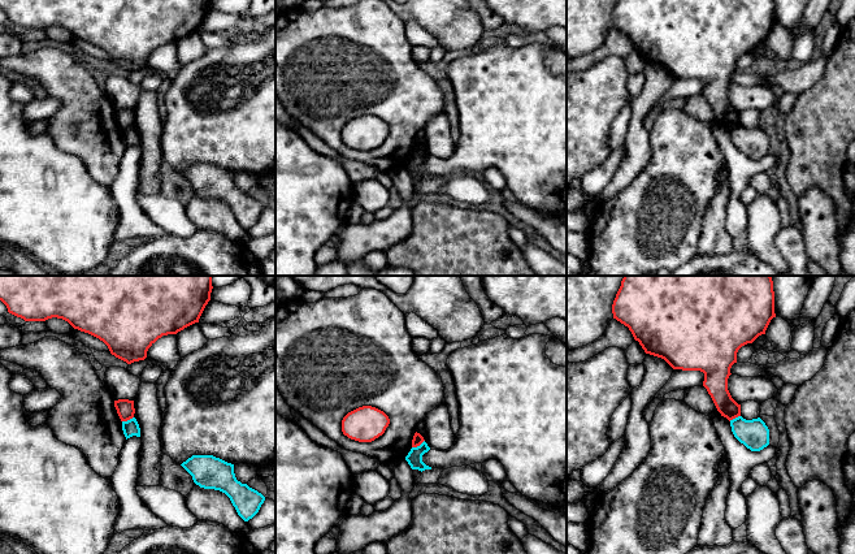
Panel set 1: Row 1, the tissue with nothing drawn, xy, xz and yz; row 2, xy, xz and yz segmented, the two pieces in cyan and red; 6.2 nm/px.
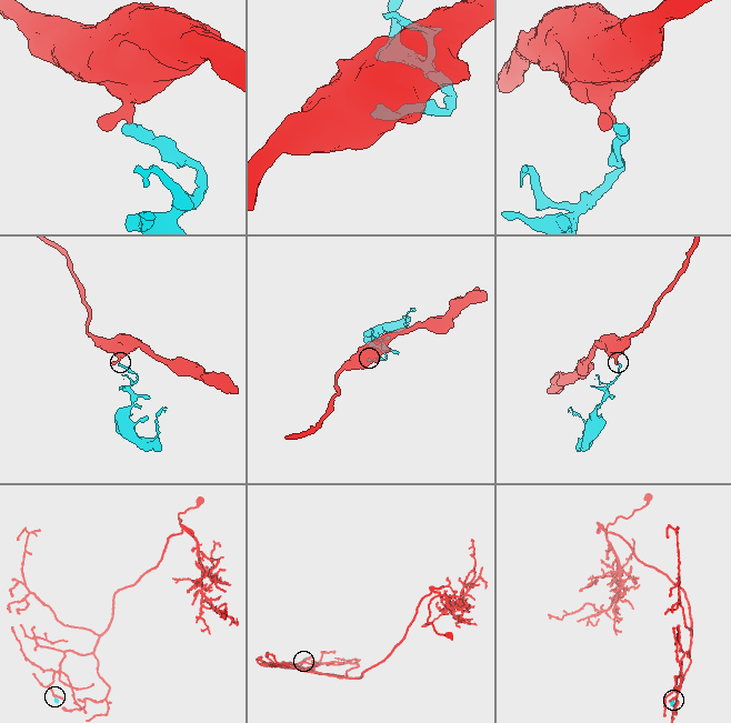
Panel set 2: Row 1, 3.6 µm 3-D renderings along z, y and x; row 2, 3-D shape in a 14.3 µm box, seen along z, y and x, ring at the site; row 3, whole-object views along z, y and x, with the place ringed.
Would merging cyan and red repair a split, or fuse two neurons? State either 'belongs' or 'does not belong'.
does not belong

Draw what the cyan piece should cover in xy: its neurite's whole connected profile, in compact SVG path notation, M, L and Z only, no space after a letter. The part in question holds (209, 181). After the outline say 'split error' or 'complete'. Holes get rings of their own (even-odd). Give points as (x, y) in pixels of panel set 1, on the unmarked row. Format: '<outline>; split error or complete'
M192 164L181 174L200 196L225 202L244 230L252 228L265 209L261 202L236 189L234 173L220 166L213 164Z; complete

